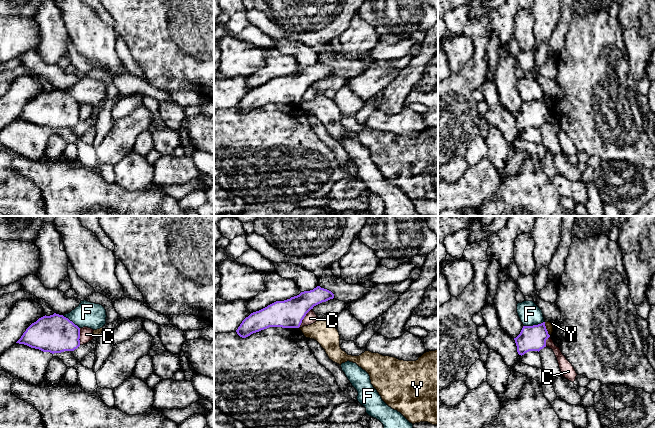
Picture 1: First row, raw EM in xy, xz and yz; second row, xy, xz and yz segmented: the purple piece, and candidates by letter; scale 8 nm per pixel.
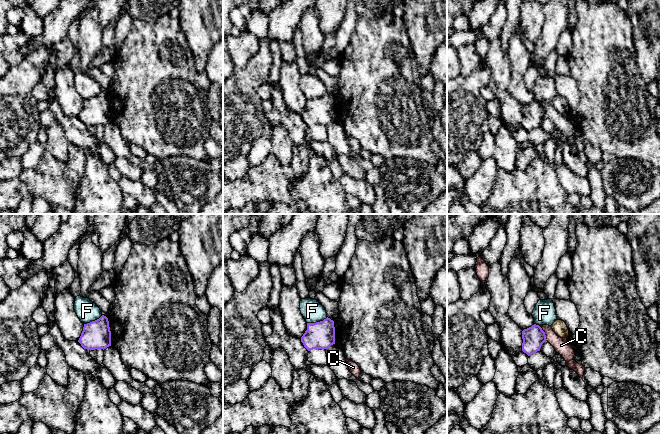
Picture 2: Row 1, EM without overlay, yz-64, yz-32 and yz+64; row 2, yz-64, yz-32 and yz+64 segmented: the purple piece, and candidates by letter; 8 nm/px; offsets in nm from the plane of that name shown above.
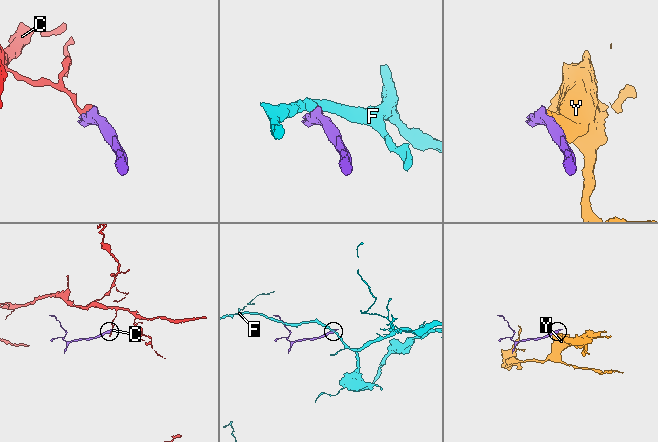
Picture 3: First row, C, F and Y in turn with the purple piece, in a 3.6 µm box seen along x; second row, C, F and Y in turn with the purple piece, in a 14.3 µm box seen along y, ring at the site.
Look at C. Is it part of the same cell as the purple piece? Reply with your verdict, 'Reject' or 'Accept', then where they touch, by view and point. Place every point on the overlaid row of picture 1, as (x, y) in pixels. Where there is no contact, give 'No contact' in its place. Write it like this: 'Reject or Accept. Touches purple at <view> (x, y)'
Reject. Touches purple at xz (303, 318)

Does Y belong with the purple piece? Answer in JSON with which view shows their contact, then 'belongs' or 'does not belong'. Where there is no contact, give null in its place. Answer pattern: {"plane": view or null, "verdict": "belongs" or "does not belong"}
{"plane": "yz", "verdict": "does not belong"}

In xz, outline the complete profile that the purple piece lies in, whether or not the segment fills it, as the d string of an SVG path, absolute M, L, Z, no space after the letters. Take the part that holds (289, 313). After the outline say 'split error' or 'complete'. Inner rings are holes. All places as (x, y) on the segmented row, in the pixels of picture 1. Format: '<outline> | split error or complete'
M320 286L284 301L276 301L251 313L238 329L237 334L246 338L269 327L299 328L306 314L314 306L334 298L334 294Z | complete

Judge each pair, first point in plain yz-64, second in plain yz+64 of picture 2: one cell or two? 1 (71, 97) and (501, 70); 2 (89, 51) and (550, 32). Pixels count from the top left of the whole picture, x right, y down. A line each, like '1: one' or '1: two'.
1: two
2: two

